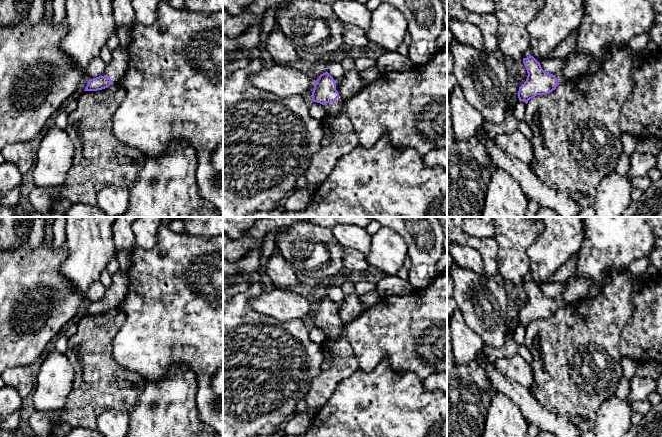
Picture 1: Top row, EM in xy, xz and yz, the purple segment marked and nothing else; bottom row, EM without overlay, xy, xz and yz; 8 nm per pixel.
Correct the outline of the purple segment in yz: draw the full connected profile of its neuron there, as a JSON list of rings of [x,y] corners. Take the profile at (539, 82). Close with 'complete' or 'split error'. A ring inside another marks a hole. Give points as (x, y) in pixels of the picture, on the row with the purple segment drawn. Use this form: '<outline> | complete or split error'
[[[574,51],[565,59],[562,71],[557,75],[553,75],[544,71],[540,62],[533,56],[530,55],[527,58],[523,58],[528,76],[526,81],[519,87],[517,93],[519,101],[524,101],[527,104],[530,99],[537,95],[545,95],[552,92],[565,80],[571,81],[578,78],[587,71],[592,61],[592,56]]] | split error

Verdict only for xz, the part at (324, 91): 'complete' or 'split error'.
split error

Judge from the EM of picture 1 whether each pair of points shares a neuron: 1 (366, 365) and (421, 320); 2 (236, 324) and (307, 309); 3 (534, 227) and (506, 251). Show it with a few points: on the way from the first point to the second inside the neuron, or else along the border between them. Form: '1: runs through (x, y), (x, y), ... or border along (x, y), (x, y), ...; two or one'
1: runs through (380, 351), (401, 330), (407, 330); one
2: border along (250, 307), (257, 312), (282, 321), (295, 320); two
3: runs through (527, 230), (513, 244); one

